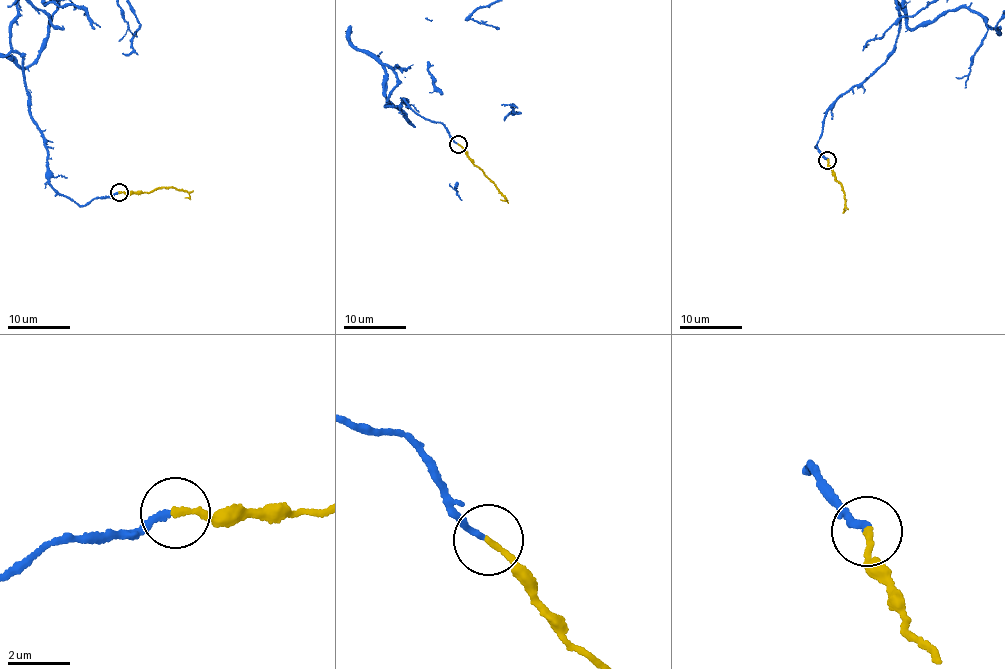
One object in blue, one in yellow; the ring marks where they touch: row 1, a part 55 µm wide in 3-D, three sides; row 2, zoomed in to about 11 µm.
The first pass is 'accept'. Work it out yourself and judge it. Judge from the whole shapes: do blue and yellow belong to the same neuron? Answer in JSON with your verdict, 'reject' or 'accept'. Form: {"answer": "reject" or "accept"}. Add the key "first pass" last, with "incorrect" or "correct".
{"answer": "accept", "first pass": "correct"}

